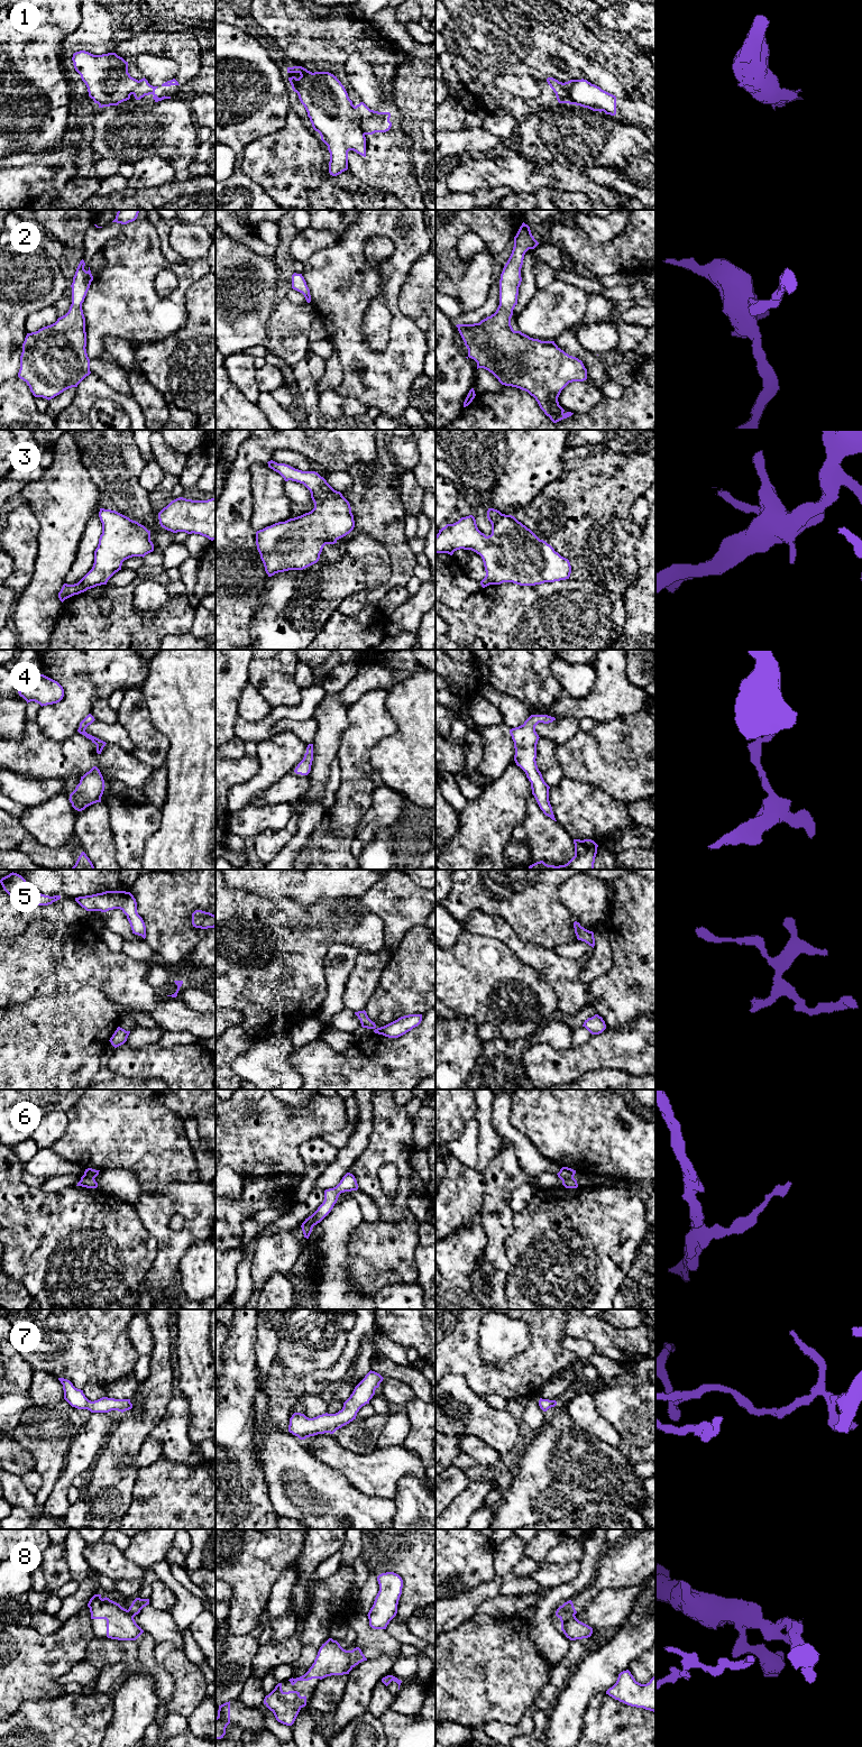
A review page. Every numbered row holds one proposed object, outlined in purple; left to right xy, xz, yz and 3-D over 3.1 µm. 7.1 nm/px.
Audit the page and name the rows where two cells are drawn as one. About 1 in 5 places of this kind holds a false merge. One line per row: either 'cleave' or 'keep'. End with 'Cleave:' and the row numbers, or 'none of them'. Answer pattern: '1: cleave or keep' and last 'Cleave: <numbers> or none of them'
1: cleave
2: keep
3: keep
4: keep
5: keep
6: keep
7: keep
8: cleave
Cleave: 1, 8

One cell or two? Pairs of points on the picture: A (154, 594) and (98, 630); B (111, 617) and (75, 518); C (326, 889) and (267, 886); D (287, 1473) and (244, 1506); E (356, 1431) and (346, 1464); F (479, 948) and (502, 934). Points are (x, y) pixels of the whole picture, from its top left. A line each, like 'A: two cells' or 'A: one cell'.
A: two cells
B: two cells
C: one cell
D: two cells
E: two cells
F: two cells

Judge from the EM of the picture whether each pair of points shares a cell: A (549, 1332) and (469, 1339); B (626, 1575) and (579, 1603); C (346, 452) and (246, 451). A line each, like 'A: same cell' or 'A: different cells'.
A: same cell
B: same cell
C: same cell

